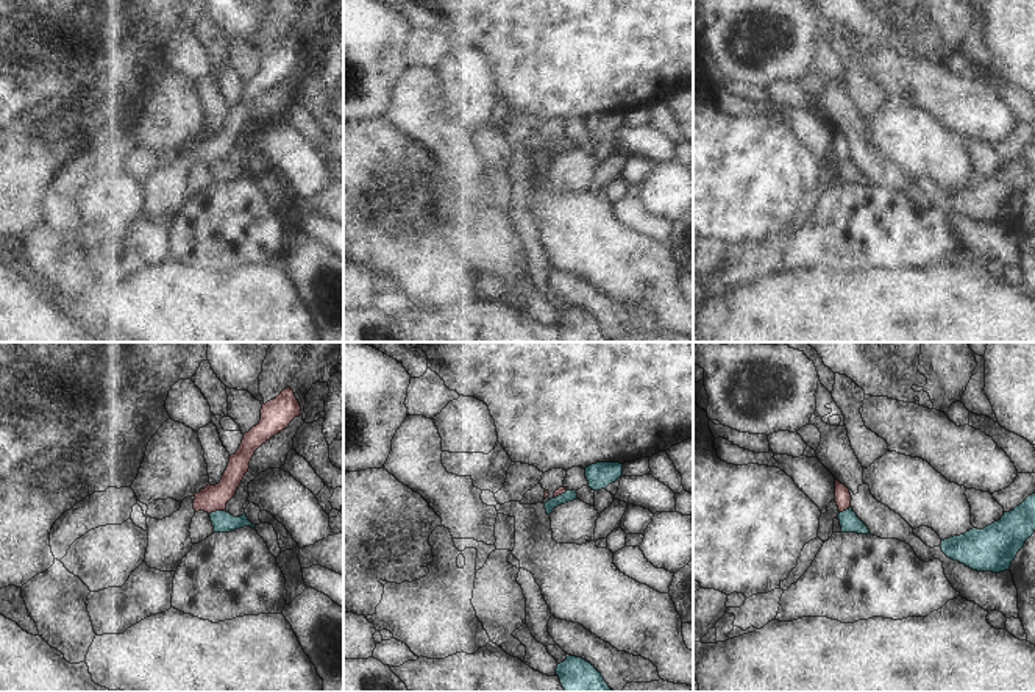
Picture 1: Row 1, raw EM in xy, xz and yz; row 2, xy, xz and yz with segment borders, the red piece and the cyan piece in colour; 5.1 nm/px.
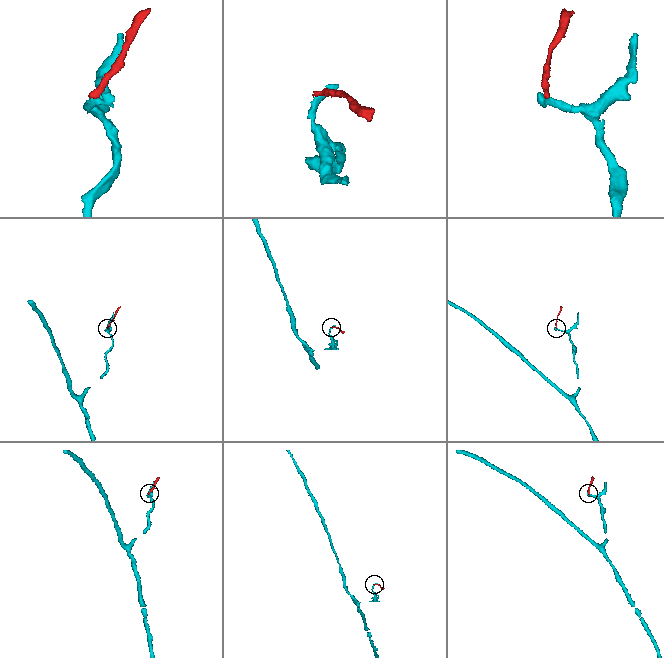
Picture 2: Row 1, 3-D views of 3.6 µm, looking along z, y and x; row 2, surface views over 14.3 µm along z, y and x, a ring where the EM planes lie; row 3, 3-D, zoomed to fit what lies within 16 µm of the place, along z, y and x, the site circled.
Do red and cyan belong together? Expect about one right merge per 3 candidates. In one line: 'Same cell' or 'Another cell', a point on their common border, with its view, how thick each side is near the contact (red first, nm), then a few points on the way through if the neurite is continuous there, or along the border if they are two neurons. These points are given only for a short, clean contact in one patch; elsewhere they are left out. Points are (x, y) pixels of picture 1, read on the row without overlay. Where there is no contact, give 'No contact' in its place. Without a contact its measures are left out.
Another cell. Touches red at xy (217, 160). Thickness 140 nm (red) against 110 nm. Boundary: xy (225, 160), (216, 160), (209, 164)

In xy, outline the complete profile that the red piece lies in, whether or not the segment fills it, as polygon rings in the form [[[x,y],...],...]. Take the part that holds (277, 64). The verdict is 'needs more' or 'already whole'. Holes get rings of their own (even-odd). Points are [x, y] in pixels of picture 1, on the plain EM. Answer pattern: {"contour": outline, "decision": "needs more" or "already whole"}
{"contour": [[[290,37],[276,48],[262,55],[261,70],[244,84],[239,100],[229,106],[228,117],[219,134],[208,134],[194,147],[183,150],[181,158],[170,167],[156,170],[147,167],[148,197],[145,212],[150,219],[176,222],[181,209],[192,200],[190,172],[198,161],[208,164],[226,161],[226,153],[236,145],[254,102],[281,83],[289,73],[301,66],[301,56]]], "decision": "needs more"}

